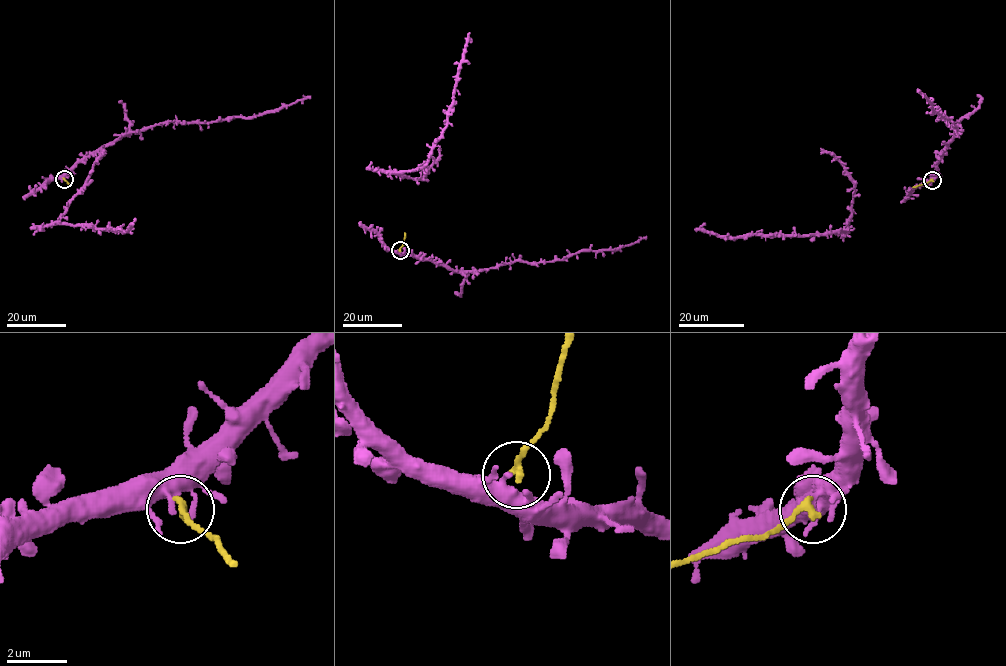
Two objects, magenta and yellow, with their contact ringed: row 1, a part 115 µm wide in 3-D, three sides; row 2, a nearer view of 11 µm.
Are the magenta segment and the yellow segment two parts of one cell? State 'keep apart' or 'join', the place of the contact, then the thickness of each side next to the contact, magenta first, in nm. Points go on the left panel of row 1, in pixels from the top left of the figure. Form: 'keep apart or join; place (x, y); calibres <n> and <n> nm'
keep apart; place (64, 179); calibres 180 and 260 nm

